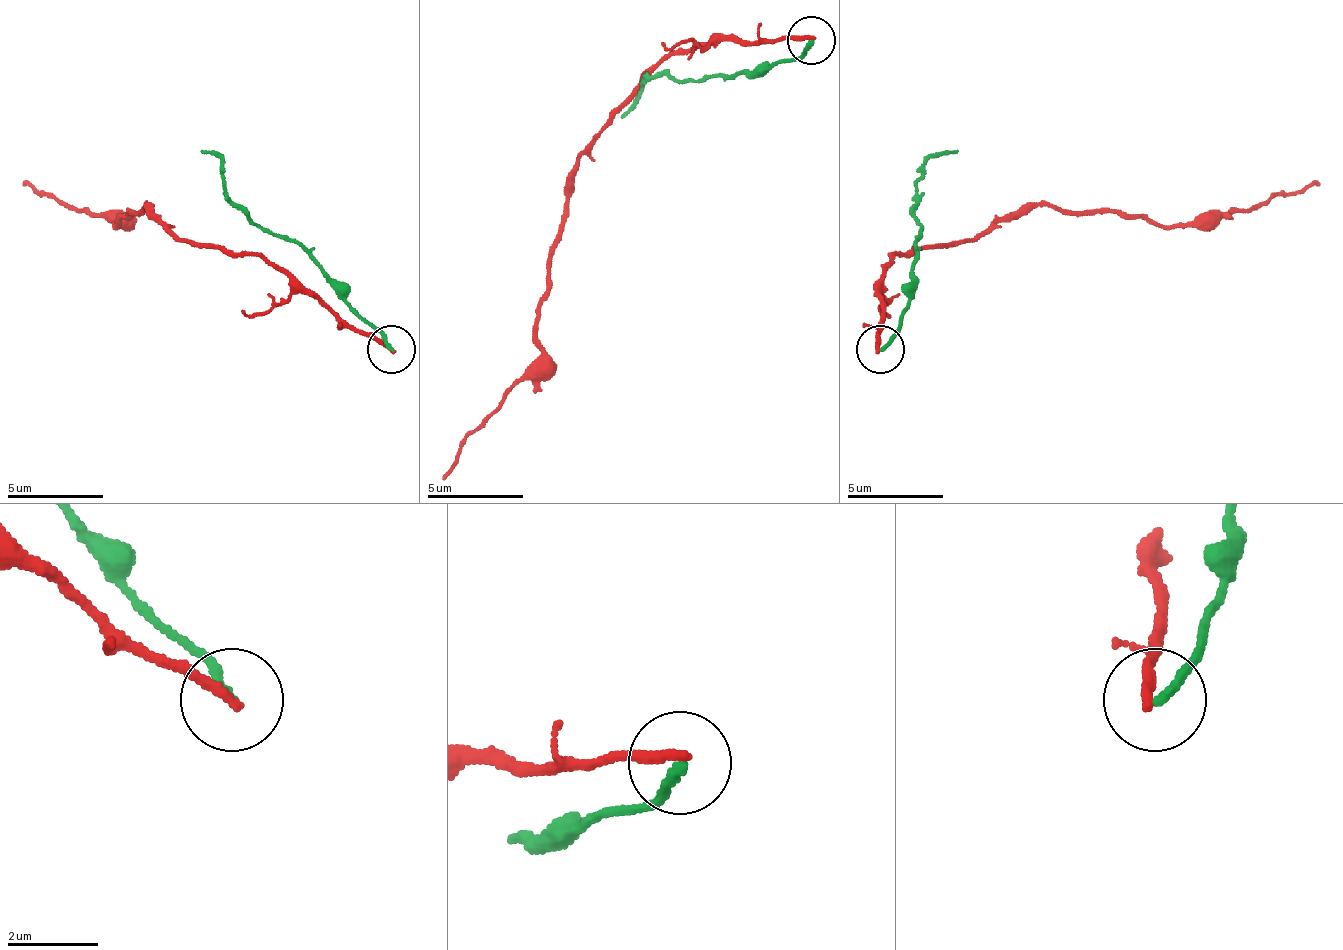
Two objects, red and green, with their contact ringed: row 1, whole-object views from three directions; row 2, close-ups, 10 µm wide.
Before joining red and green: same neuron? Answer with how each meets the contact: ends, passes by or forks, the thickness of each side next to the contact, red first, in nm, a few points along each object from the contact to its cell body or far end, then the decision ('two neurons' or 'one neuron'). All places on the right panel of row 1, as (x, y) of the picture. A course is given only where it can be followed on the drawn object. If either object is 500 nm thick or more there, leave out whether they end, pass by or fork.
red ends there; green ends there; 240 nm thick on the red side, 200 nm on the other; red runs (879, 348), (879, 280), (894, 256), (970, 242), (999, 218), (1033, 208), (1129, 213), (1201, 228), (1321, 184); green runs (879, 348), (898, 328), (913, 280), (922, 228), (913, 204), (927, 160), (956, 151); two neurons

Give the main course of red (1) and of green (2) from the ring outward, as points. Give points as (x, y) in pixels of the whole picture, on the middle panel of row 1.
1: (810, 39), (709, 39), (670, 54), (642, 82), (579, 159), (536, 318), (541, 361), (464, 442), (445, 481)
2: (810, 39), (795, 58), (752, 73), (680, 82), (656, 73), (642, 87), (622, 116)

